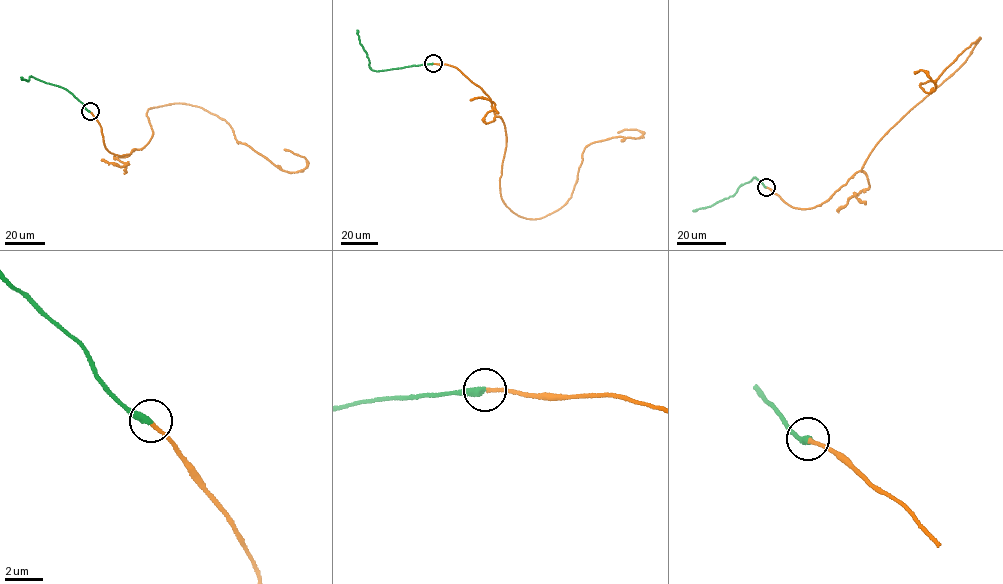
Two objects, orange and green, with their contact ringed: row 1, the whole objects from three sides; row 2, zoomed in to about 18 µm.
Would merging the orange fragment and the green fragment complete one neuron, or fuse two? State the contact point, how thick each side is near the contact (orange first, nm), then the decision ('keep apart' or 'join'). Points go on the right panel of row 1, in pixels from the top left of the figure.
at (766, 187); 190 nm thick on the orange side, 400 nm on the other; join

